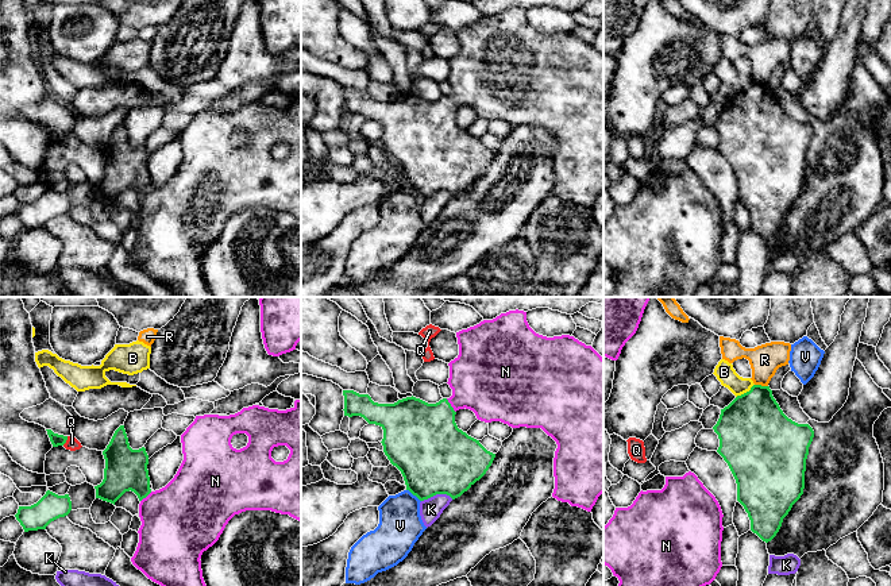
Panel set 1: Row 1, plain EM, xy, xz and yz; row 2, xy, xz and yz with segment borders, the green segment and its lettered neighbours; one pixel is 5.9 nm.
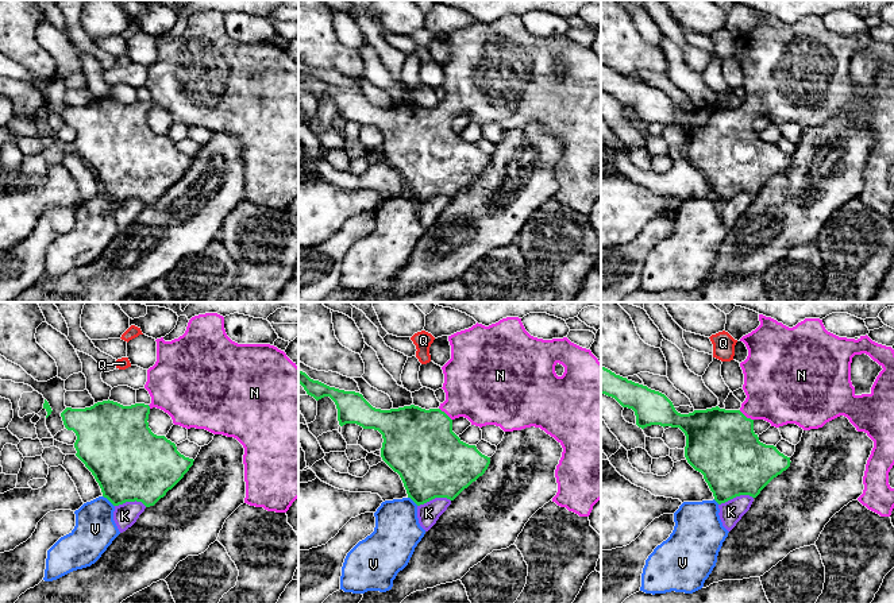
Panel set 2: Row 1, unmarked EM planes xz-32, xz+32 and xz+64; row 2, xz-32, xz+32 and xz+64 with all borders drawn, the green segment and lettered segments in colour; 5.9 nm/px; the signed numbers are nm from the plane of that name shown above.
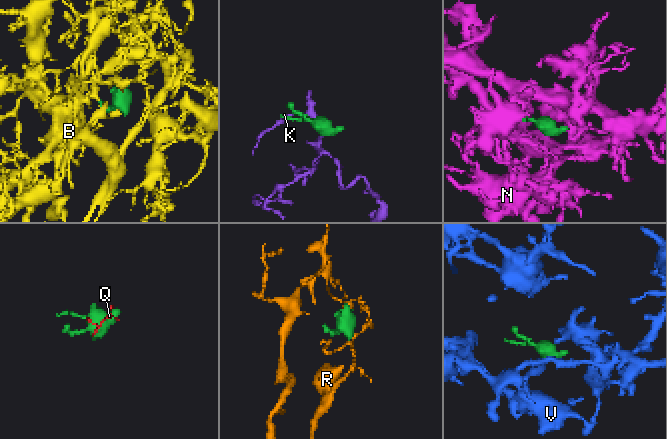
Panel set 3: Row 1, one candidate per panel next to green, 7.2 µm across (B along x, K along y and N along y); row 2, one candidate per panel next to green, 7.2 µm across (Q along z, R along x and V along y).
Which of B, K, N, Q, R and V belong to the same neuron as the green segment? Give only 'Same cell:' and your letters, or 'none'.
Same cell: N

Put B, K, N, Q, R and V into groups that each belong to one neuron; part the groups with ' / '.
B / K / N / Q R / V

